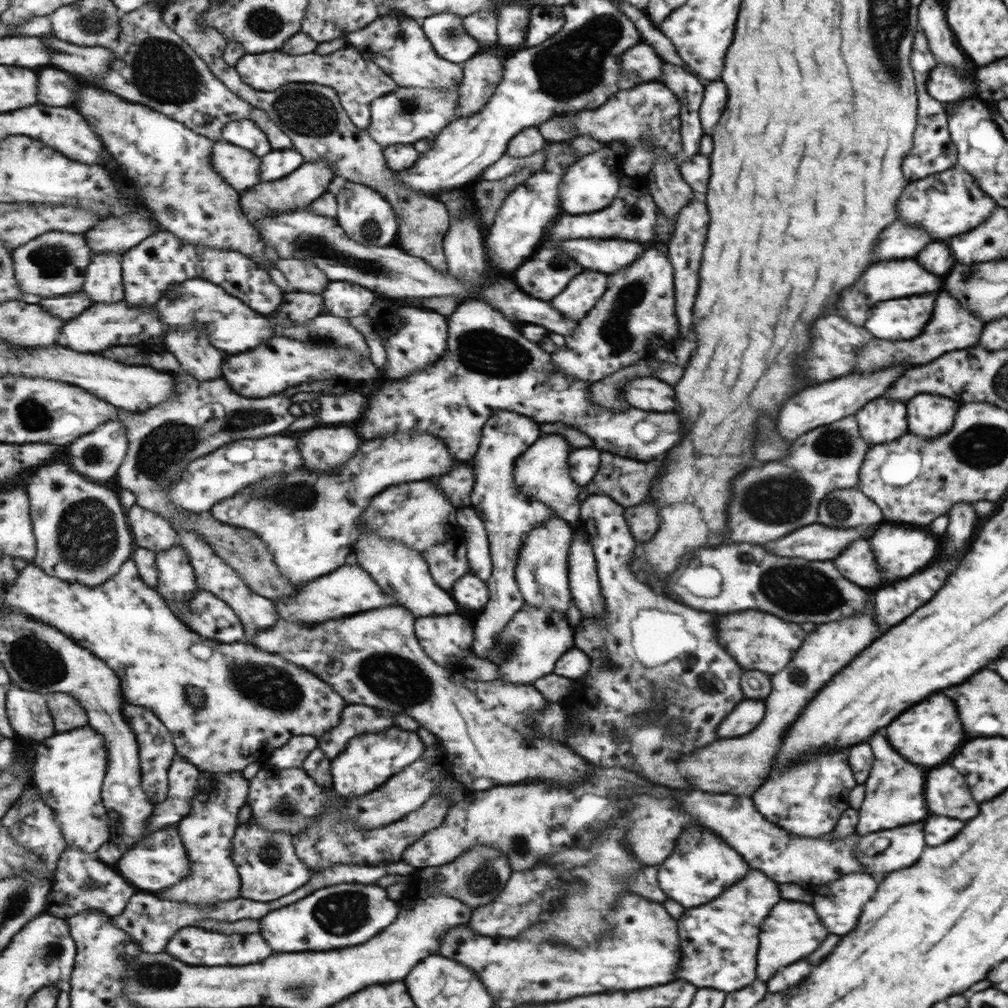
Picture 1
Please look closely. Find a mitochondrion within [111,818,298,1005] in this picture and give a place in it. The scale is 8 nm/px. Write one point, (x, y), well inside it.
(161, 975)

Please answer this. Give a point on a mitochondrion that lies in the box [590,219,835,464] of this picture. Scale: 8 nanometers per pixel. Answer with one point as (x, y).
(614, 334)

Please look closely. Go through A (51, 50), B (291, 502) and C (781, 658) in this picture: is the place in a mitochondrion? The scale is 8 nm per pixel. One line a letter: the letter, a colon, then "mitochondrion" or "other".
A: other
B: mitochondrion
C: other

